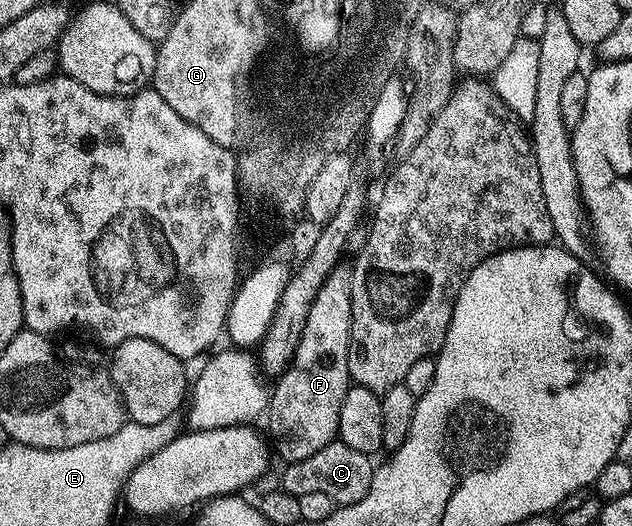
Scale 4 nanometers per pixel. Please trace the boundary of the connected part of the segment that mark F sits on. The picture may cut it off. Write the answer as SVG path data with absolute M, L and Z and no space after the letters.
M348 262L338 263L337 268L323 281L323 289L315 293L315 301L311 301L311 313L307 313L307 325L303 325L303 333L299 345L293 354L288 368L271 387L268 396L267 418L269 431L273 434L272 446L285 458L286 464L303 461L311 457L311 453L319 453L323 445L334 442L338 438L339 409L343 409L343 397L349 392L349 334L351 333L351 277L352 266Z

